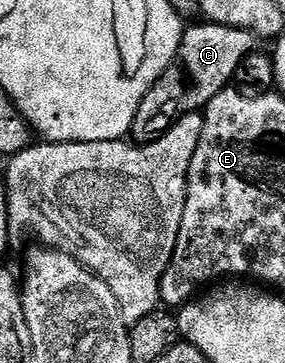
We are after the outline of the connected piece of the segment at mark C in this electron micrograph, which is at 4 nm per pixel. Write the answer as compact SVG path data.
M198 23L184 31L175 61L151 87L149 94L145 94L129 133L134 143L142 146L158 140L183 116L190 112L203 112L207 103L234 81L237 66L241 66L243 59L256 51L254 32L220 24Z

